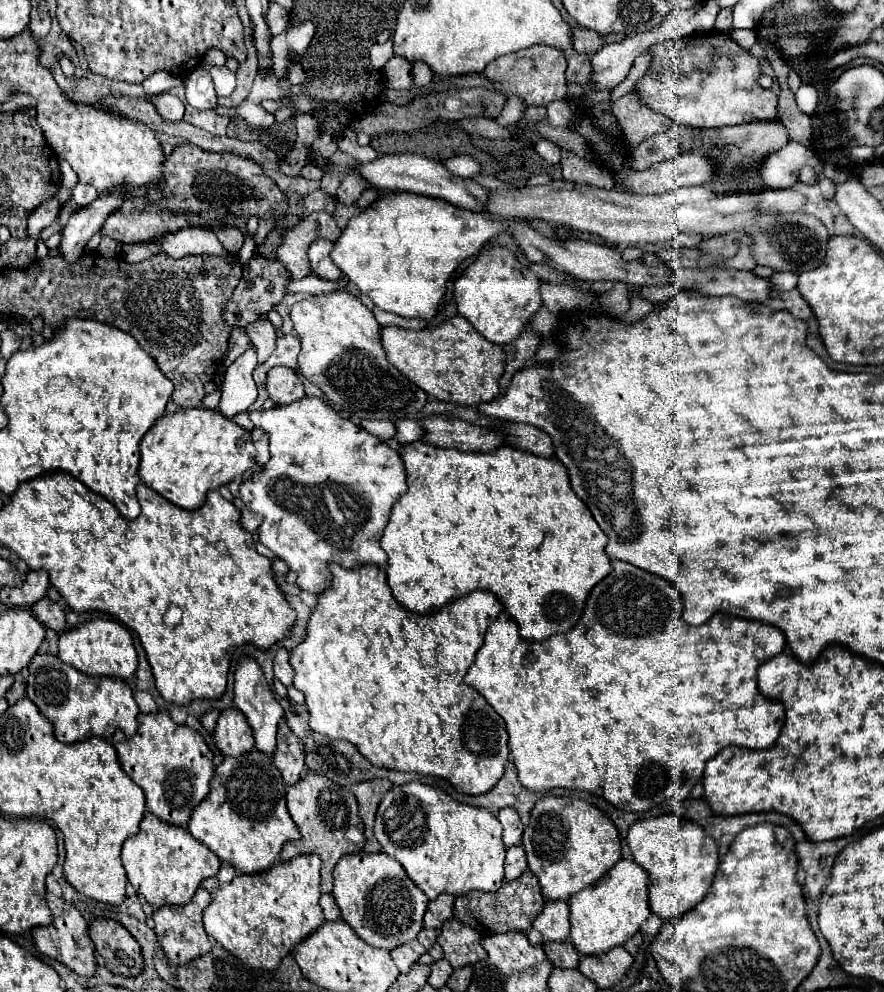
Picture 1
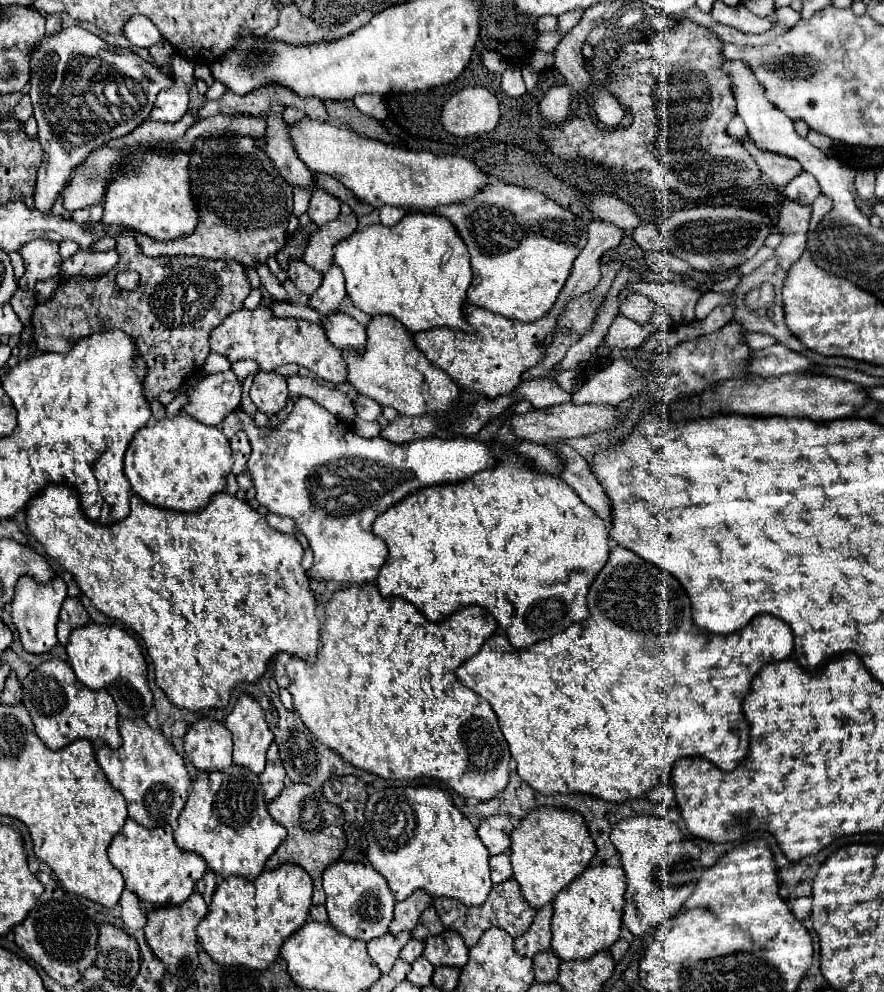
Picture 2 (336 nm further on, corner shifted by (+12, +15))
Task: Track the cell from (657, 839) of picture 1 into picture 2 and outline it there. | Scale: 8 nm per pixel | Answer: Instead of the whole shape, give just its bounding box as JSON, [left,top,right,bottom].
[610,816,704,938]

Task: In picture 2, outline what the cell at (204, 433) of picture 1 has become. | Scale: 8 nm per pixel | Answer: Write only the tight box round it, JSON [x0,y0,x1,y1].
[124,414,232,512]

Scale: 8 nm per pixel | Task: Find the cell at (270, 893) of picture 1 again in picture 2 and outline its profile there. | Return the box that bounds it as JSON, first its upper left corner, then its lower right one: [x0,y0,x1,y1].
[196,864,312,970]

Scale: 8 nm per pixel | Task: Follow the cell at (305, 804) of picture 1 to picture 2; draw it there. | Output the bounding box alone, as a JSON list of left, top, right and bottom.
[266,784,346,904]

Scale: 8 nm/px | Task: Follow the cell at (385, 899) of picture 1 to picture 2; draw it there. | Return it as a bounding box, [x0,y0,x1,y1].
[324,860,394,942]

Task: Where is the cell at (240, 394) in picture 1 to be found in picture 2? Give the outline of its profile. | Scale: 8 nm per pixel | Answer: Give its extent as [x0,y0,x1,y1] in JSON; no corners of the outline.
[182,370,242,426]

